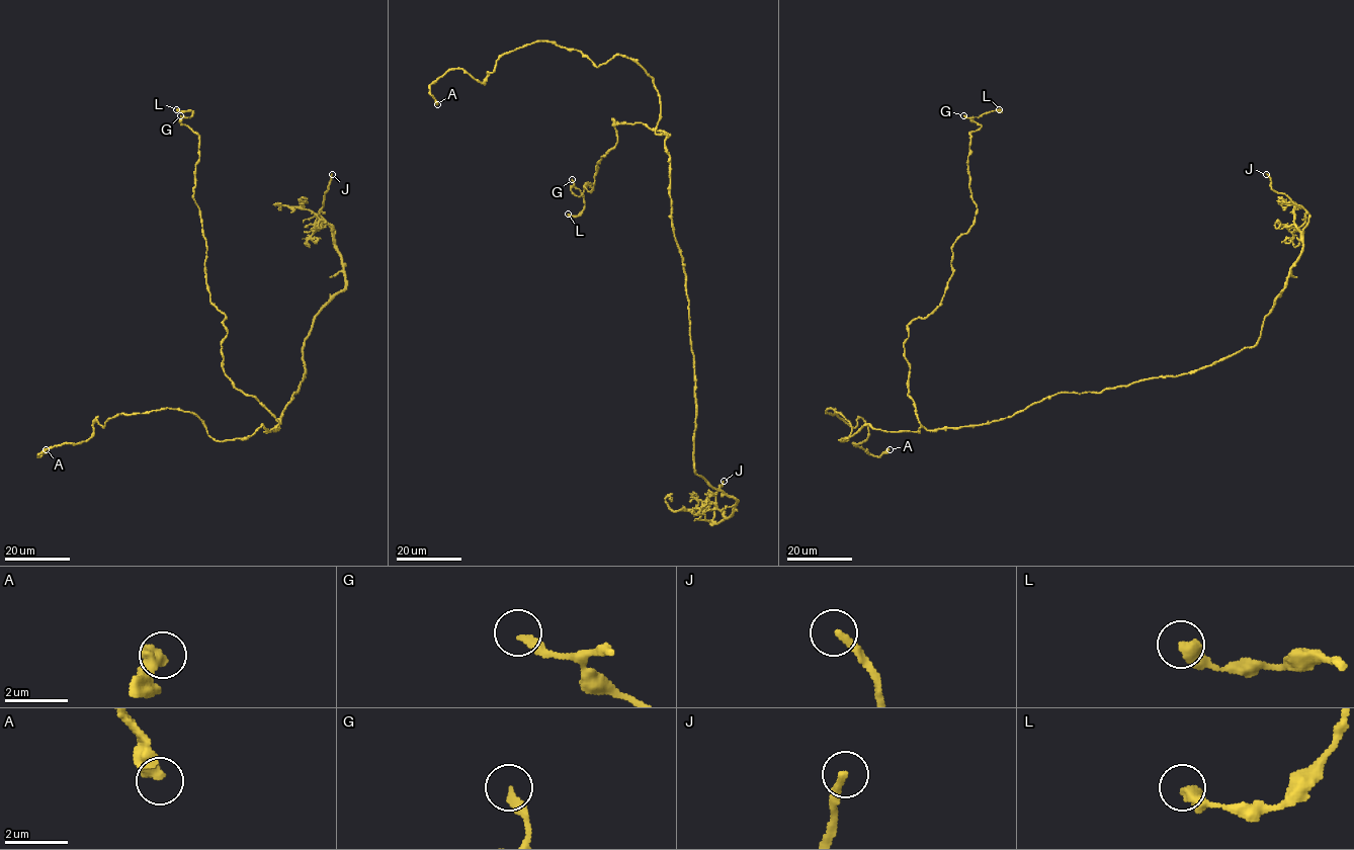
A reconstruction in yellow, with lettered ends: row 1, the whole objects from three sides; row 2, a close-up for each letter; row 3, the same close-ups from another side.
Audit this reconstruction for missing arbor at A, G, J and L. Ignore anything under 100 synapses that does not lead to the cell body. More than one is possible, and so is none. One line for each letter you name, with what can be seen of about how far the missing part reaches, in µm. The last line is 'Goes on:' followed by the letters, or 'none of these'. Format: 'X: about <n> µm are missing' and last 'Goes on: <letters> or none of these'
J: about 9 µm are missing
Goes on: J

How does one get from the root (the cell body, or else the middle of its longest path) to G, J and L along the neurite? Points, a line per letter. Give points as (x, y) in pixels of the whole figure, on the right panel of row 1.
G: (991, 422), (926, 430), (904, 350), (975, 219), (981, 125), (963, 115)
J: (991, 422), (1061, 393), (1101, 393), (1178, 376), (1252, 347), (1300, 253), (1308, 217), (1272, 189), (1266, 174)
L: (991, 422), (926, 430), (904, 341), (939, 305), (975, 219), (971, 118), (999, 109)

